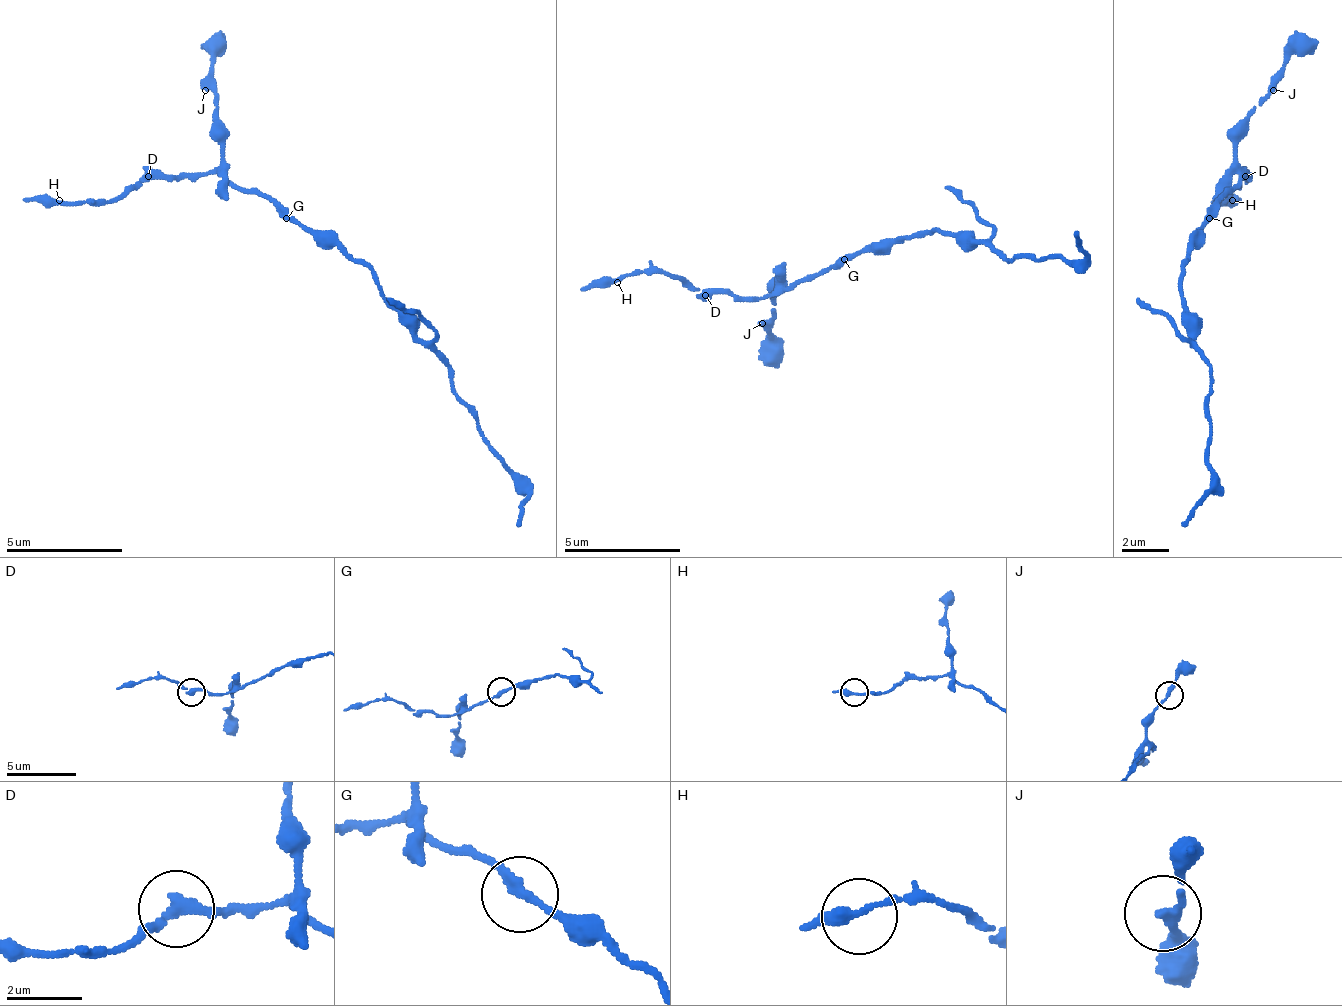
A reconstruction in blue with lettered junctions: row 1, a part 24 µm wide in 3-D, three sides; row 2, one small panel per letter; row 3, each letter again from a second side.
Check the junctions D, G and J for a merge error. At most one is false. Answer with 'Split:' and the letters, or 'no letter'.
Split: no letter

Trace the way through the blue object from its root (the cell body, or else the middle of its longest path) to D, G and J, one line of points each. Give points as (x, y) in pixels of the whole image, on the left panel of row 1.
D: (333, 247), (321, 247), (263, 194), (245, 194), (211, 171), (181, 171), (176, 177), (146, 177)
G: (333, 247), (321, 247), (298, 224), (292, 224), (286, 218)
J: (333, 247), (321, 247), (263, 194), (245, 194), (228, 177), (216, 95), (205, 90)

